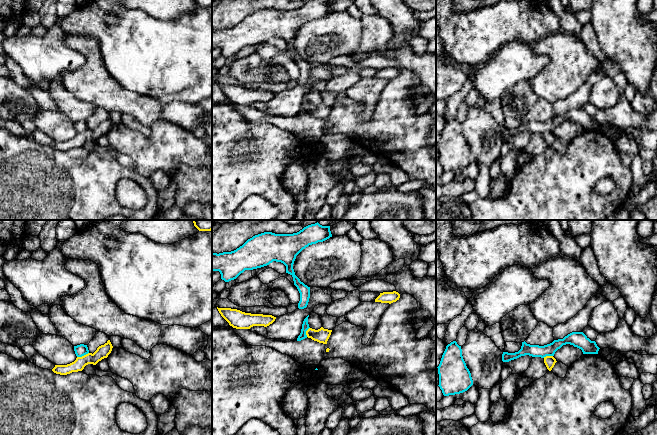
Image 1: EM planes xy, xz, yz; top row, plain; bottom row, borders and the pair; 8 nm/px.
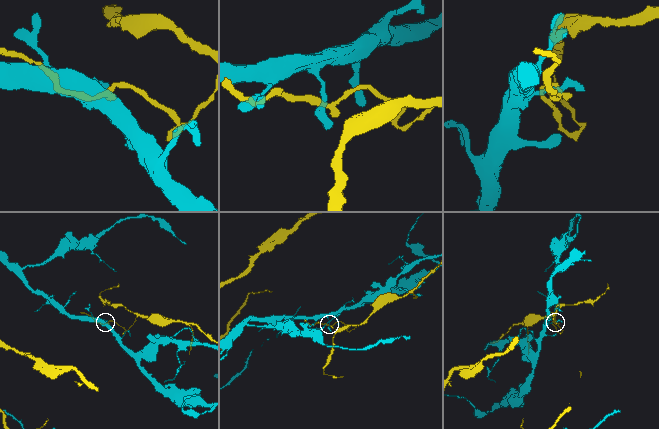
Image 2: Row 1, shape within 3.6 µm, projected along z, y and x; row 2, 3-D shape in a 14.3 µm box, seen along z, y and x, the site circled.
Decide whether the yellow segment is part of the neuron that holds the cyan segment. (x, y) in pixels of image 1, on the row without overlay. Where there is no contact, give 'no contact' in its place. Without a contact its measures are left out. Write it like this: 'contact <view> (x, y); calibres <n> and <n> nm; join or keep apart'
contact xy (82, 131); calibres 100 and 100 nm; keep apart

